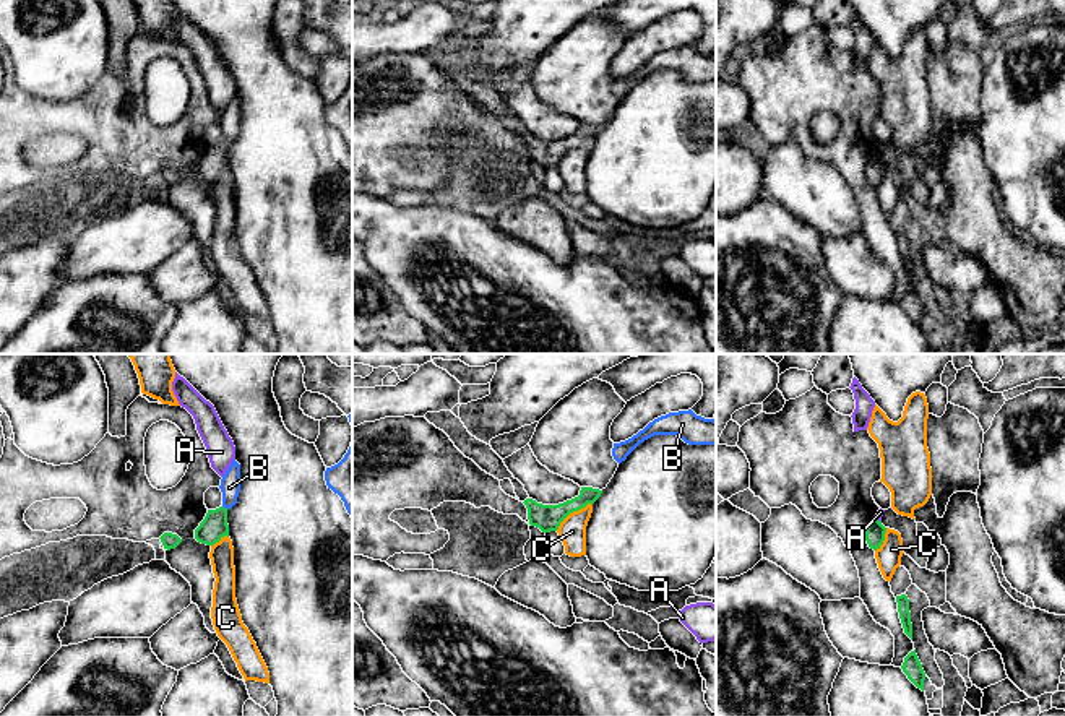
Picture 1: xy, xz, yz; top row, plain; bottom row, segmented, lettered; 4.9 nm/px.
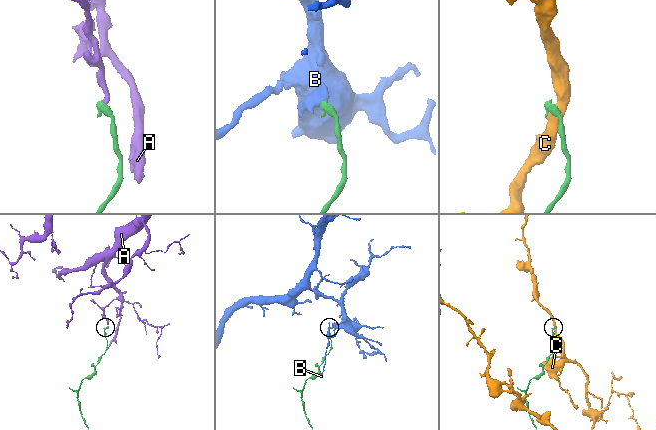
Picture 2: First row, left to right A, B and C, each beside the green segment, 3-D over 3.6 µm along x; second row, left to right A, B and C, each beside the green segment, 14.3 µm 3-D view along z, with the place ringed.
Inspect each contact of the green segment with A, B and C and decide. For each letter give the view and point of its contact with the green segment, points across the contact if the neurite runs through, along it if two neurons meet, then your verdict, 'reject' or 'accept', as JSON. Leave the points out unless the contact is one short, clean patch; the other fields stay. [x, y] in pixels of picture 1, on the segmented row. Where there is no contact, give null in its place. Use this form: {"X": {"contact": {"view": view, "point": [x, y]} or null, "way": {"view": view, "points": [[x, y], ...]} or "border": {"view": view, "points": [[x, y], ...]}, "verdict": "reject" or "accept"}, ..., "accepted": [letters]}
{"A": {"contact": {"view": "yz", "point": [877, 520]}, "border": {"view": "yz", "points": [[875, 518], [880, 521]]}, "verdict": "reject"}, "B": {"contact": {"view": "xy", "point": [226, 508]}, "verdict": "reject"}, "C": {"contact": {"view": "xz", "point": [572, 512]}, "verdict": "reject"}, "accepted": []}

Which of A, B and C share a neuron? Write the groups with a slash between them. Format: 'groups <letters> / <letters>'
groups A / B / C

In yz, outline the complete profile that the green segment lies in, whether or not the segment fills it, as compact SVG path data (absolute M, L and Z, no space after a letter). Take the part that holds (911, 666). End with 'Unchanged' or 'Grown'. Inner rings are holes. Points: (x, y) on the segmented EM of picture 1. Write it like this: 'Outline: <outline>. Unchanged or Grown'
Outline: M916 649L911 651L901 666L903 672L908 675L908 679L924 692L924 680L925 680L925 672L922 669L922 664L916 654Z. Unchanged

